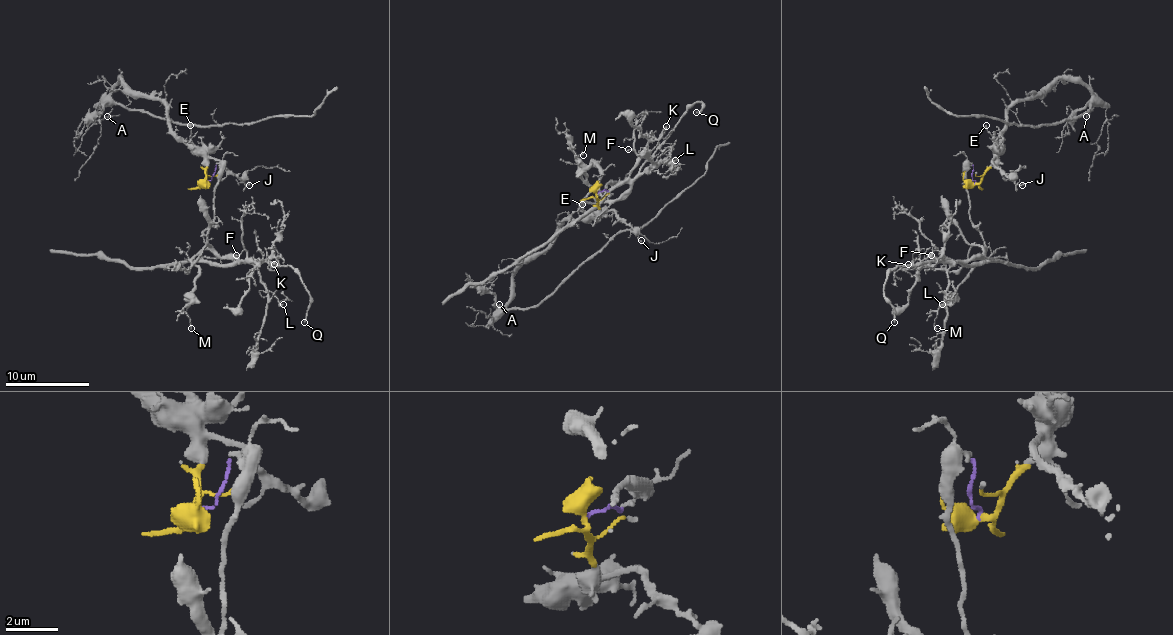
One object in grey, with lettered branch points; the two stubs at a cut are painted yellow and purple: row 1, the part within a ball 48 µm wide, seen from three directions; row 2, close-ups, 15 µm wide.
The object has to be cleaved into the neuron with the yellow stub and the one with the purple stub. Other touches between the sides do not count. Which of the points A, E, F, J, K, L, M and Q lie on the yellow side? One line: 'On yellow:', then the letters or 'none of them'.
On yellow: A, E, J

